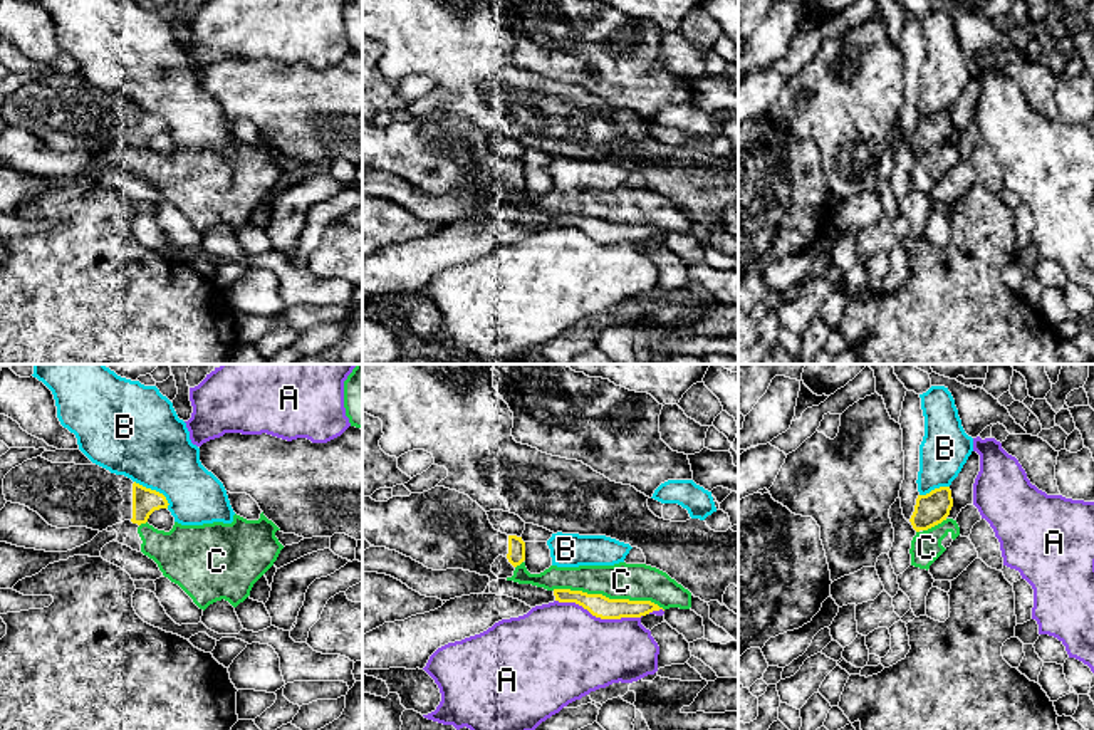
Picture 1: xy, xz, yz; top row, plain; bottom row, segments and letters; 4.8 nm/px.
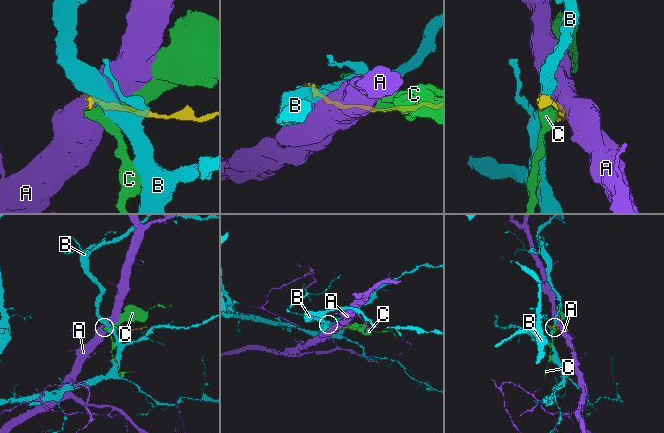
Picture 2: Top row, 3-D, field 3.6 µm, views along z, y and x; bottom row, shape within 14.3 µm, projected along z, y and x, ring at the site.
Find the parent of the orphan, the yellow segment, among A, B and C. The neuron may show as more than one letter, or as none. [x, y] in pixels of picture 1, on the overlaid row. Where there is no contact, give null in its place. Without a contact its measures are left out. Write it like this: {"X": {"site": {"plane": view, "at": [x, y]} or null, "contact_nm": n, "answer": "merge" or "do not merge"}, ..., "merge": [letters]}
{"A": {"site": {"plane": "xz", "at": [599, 616]}, "contact_nm": 420, "answer": "do not merge"}, "B": {"site": {"plane": "xy", "at": [155, 490]}, "contact_nm": 220, "answer": "do not merge"}, "C": {"site": {"plane": "xz", "at": [608, 598]}, "contact_nm": 550, "answer": "do not merge"}, "merge": []}

